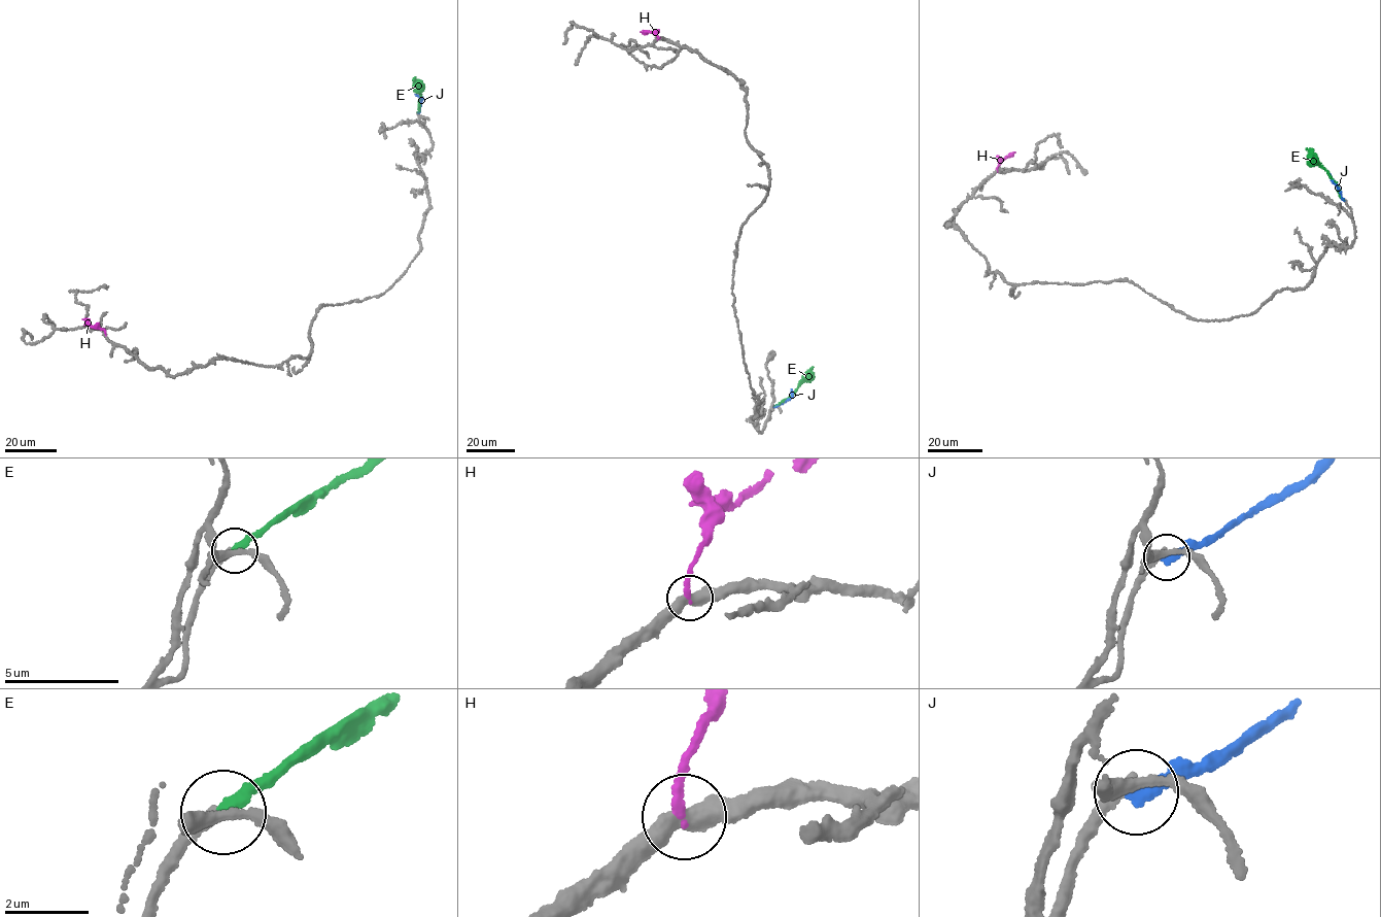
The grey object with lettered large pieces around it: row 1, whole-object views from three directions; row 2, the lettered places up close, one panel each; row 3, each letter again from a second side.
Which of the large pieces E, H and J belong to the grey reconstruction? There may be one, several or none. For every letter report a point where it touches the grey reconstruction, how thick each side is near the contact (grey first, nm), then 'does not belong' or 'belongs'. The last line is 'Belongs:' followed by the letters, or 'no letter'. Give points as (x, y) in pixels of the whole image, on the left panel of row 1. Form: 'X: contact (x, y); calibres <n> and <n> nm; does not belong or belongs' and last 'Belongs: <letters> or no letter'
E: contact (418, 112); calibres 280 and 300 nm; belongs
H: contact (105, 334); calibres 480 and 200 nm; does not belong
J: contact (418, 112); calibres 320 and 360 nm; does not belong
Belongs: E

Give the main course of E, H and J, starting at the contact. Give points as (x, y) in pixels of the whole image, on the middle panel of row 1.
E: (775, 406), (792, 395), (813, 366)
H: (657, 38), (648, 31), (640, 31)
J: (774, 407), (790, 398), (792, 388)

